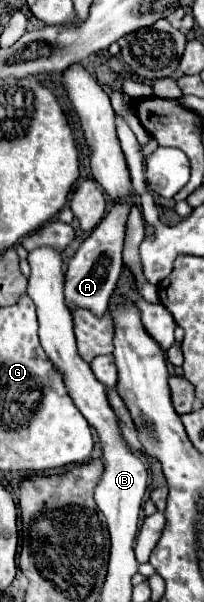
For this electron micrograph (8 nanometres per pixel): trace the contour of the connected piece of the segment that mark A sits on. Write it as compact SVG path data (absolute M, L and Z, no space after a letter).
M132 198L118 200L110 212L100 220L100 224L92 230L92 234L78 248L76 256L70 260L64 282L64 296L70 308L88 308L96 316L104 316L108 310L108 300L116 288L116 282L122 272L122 246L124 246L124 230L126 218L132 206Z

